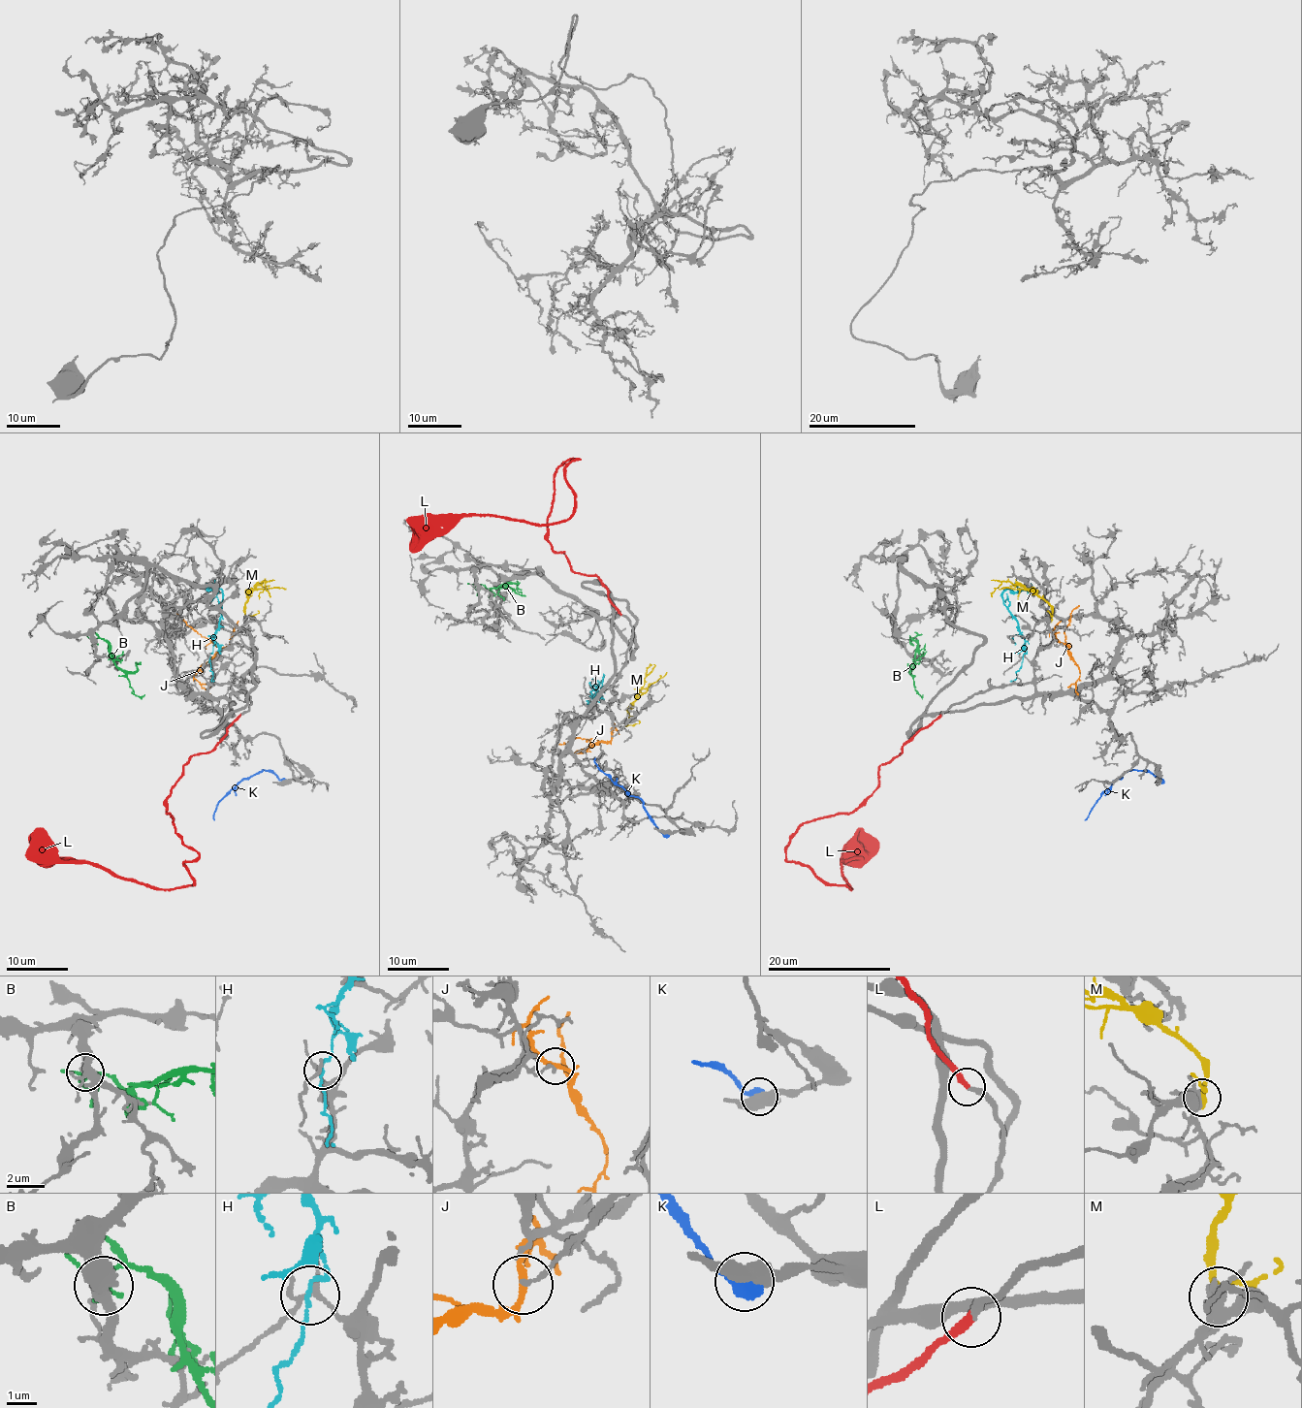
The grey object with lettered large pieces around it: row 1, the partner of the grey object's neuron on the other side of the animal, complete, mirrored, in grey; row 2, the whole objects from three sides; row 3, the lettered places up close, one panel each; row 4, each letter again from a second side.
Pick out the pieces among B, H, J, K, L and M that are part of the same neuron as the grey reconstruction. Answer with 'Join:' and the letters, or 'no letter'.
Join: L

